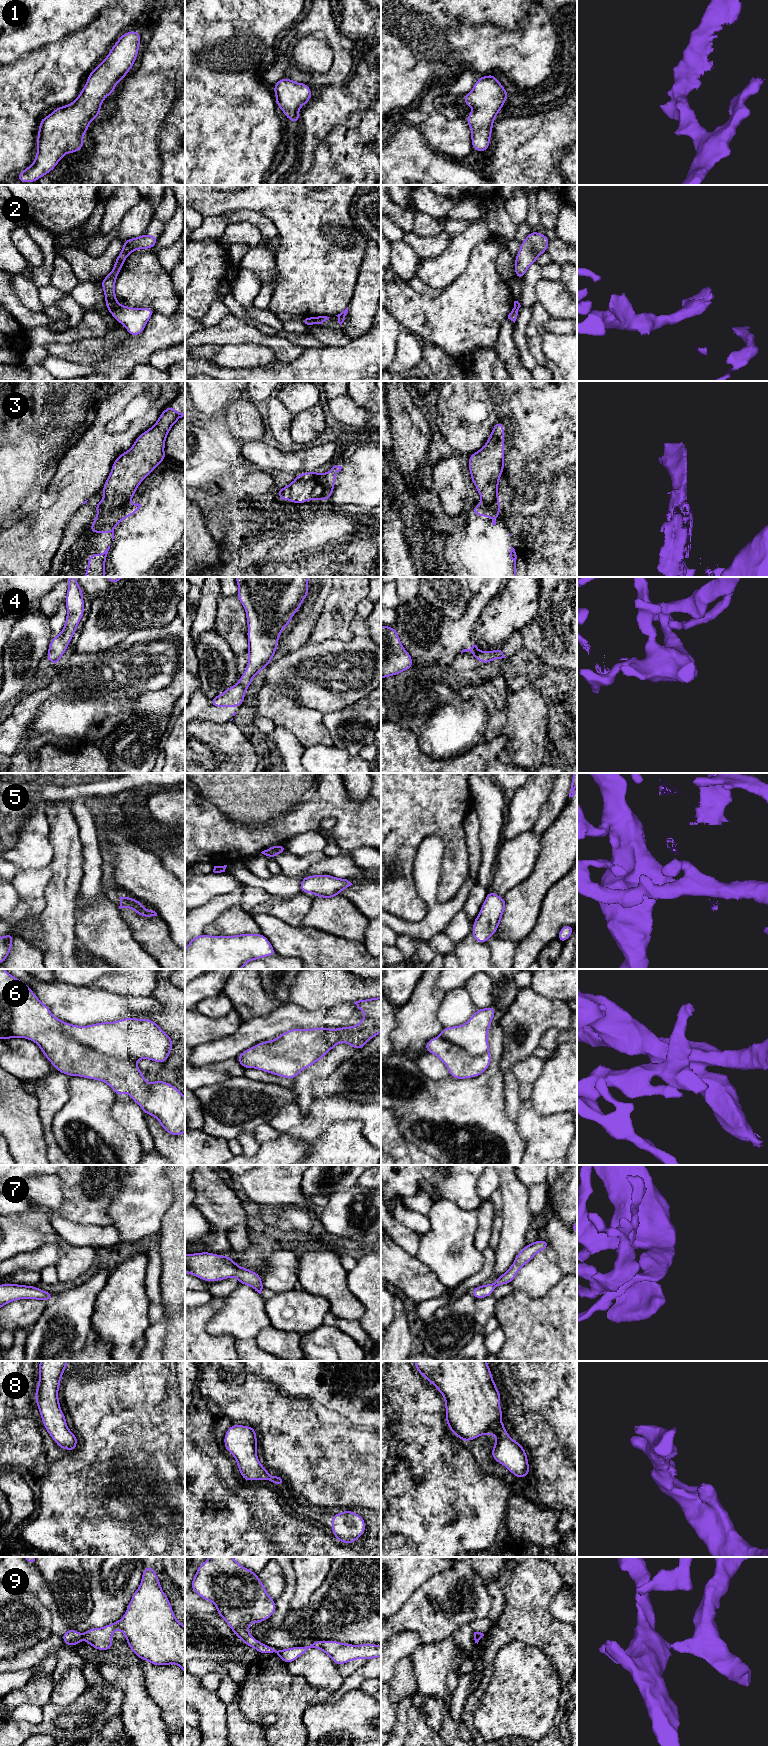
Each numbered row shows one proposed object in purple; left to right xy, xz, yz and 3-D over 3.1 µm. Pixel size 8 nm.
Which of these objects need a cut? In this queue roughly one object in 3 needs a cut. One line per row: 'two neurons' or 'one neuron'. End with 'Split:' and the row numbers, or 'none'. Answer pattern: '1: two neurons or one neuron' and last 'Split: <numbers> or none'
1: one neuron
2: two neurons
3: two neurons
4: one neuron
5: two neurons
6: one neuron
7: one neuron
8: one neuron
9: two neurons
Split: 2, 3, 5, 9

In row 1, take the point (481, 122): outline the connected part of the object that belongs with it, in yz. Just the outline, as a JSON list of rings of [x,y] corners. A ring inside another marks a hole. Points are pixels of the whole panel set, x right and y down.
[[[494,74],[479,77],[473,89],[463,96],[464,103],[475,109],[466,117],[472,131],[473,150],[488,150],[493,122],[508,97],[508,92]]]

